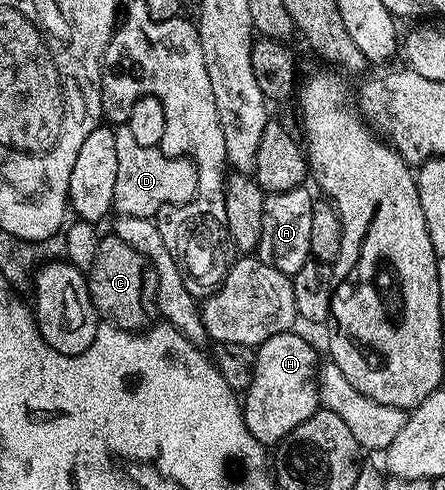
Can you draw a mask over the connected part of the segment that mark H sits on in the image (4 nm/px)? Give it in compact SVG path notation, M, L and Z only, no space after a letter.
M298 330L282 331L269 341L265 341L255 352L255 372L253 381L247 387L245 394L242 396L243 416L245 425L253 437L264 445L278 445L282 443L284 437L293 433L301 421L309 421L315 411L320 410L319 401L319 369L321 358L315 352L315 347L303 335L298 335Z

